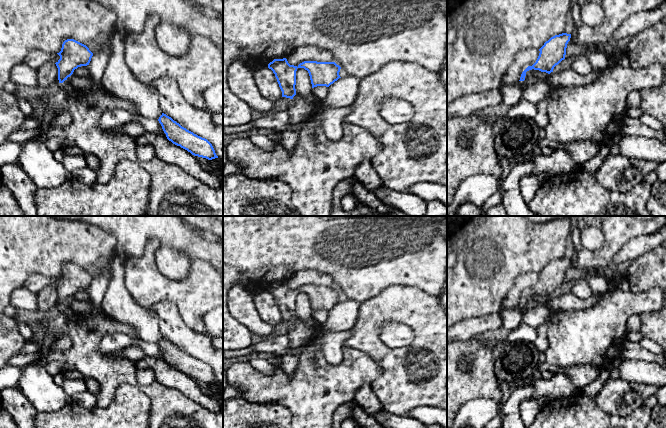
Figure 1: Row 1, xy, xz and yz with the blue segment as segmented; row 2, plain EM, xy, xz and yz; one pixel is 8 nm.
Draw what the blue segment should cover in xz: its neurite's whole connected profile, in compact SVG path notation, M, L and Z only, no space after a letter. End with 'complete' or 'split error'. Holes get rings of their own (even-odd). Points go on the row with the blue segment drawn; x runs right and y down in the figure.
M286 58L274 59L268 64L268 68L273 71L279 87L282 91L282 97L293 99L296 95L296 71L298 68L304 68L308 71L312 88L317 86L329 87L340 77L341 67L335 62L317 62L304 61L298 66L290 65Z | complete

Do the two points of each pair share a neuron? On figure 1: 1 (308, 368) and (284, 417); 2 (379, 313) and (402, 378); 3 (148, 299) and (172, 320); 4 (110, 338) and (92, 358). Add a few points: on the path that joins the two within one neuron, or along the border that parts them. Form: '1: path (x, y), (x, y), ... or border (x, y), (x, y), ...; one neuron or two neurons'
1: border (274, 402), (285, 405), (292, 417); two neurons
2: path (373, 329), (373, 345), (390, 362); one neuron
3: border (177, 305), (171, 301), (158, 301), (148, 308); two neurons
4: border (113, 332), (100, 340), (100, 353); two neurons

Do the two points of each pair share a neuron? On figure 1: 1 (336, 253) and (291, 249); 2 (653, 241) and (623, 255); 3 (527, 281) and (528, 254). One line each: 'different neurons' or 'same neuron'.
1: same neuron
2: same neuron
3: different neurons

